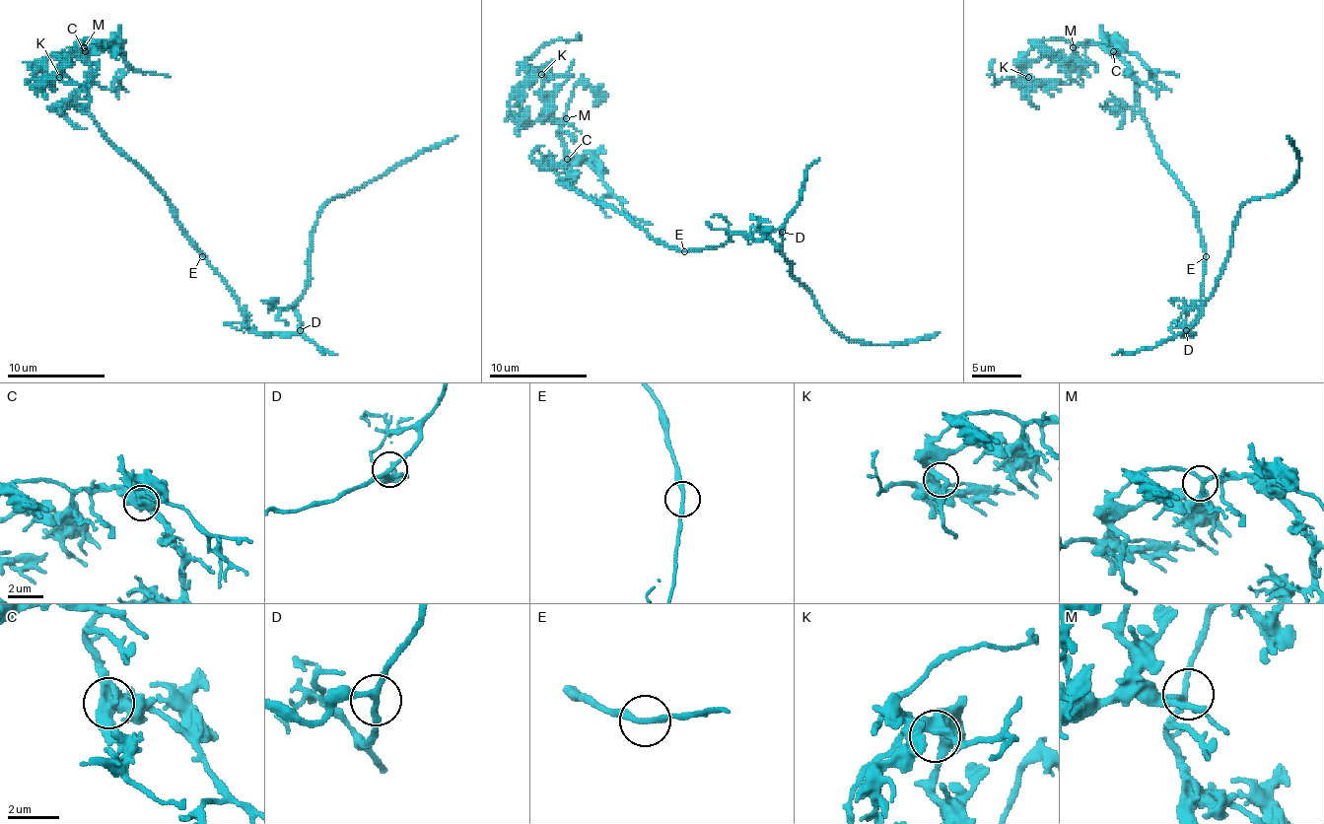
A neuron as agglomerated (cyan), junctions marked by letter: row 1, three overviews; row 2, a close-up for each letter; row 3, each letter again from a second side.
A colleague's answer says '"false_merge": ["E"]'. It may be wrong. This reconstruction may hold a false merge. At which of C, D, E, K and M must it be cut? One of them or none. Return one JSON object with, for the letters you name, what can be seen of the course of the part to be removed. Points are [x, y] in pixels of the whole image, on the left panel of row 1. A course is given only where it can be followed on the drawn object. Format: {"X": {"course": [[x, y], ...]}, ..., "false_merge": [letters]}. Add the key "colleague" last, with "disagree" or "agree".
{"false_merge": [], "colleague": "disagree"}

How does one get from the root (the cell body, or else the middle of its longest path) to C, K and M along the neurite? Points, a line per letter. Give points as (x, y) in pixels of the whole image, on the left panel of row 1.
C: (204, 253), (177, 219), (177, 209), (170, 199), (77, 102), (77, 92), (87, 82), (89, 72), (84, 52)
K: (204, 253), (177, 219), (170, 199), (77, 102), (89, 72), (79, 42), (69, 57), (59, 57), (59, 77)
M: (204, 253), (177, 219), (177, 209), (170, 199), (77, 102), (77, 92), (89, 72), (79, 42), (84, 47)

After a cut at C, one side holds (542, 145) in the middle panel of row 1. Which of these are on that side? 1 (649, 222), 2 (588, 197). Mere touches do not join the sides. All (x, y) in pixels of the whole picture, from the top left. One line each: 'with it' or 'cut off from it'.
1: cut off from it
2: with it

